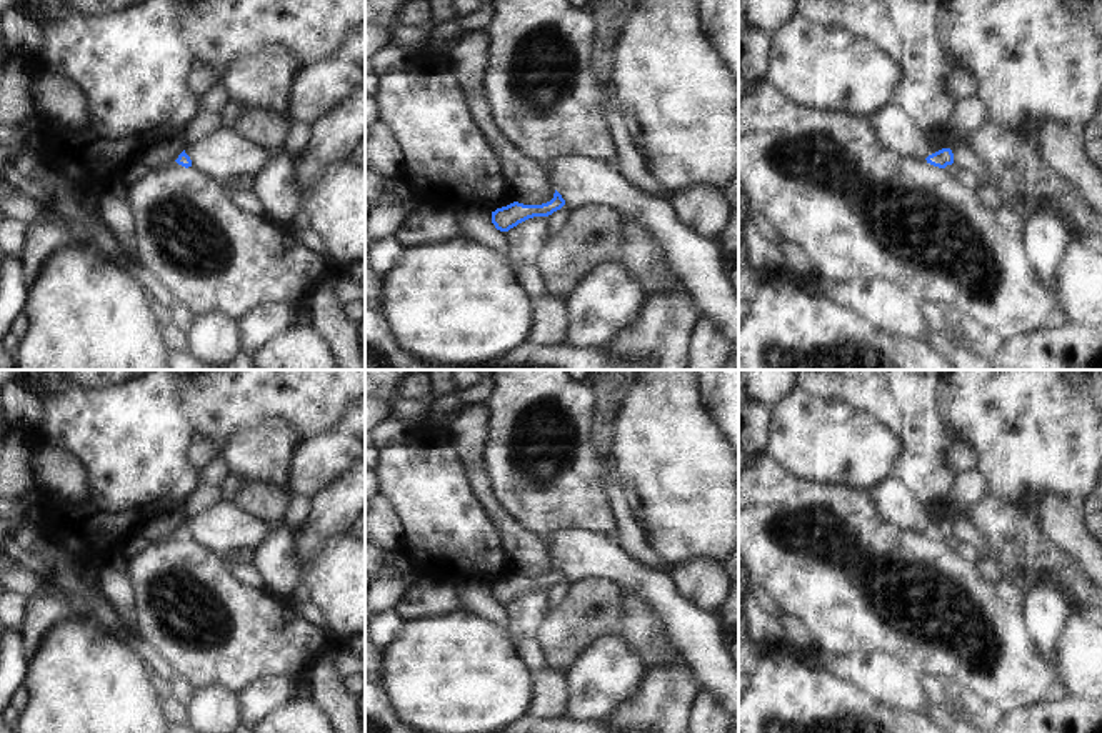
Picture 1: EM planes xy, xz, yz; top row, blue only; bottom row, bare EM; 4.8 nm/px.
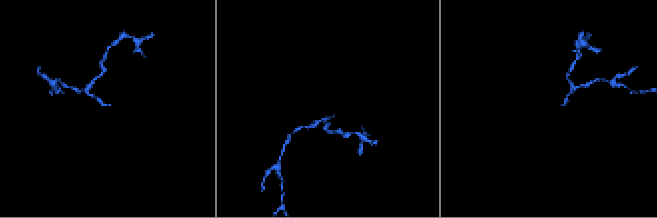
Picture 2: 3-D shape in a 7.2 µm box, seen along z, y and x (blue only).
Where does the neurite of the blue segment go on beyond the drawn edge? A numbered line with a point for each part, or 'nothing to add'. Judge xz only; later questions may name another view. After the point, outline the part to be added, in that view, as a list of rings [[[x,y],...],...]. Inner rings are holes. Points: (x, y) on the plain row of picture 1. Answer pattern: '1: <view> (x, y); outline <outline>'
nothing to add

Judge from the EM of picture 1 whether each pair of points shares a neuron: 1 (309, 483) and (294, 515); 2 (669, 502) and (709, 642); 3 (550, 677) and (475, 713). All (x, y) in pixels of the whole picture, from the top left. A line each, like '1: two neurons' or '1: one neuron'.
1: two neurons
2: two neurons
3: two neurons

